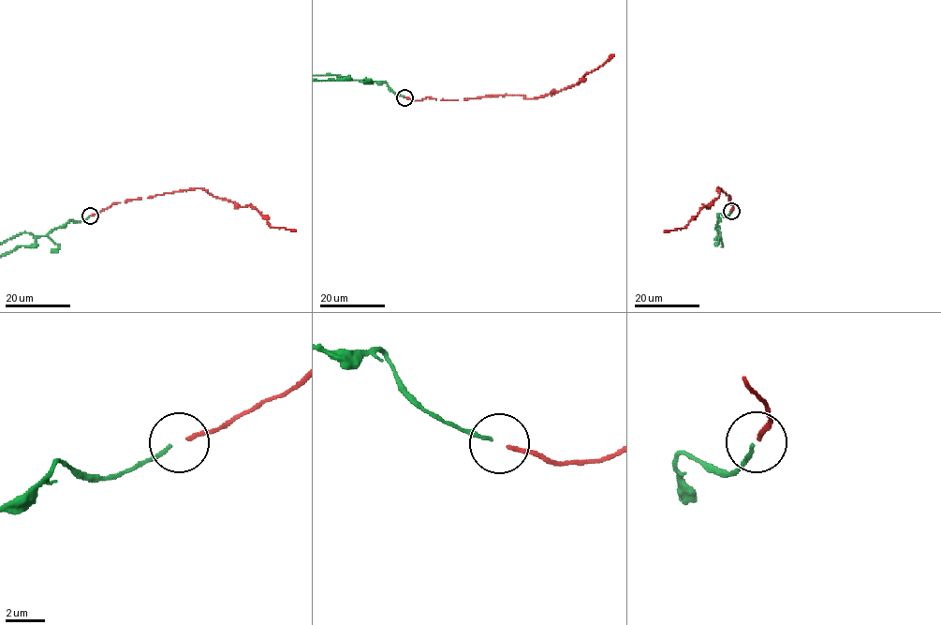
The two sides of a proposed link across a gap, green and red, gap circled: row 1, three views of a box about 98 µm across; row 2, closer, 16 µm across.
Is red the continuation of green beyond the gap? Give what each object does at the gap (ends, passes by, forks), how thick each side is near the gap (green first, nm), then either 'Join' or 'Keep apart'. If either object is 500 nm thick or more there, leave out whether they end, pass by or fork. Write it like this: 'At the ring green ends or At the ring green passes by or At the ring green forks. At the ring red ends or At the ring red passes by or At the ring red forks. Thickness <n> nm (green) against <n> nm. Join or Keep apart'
At the ring green ends. At the ring red ends. Thickness 150 nm (green) against 170 nm. Join

